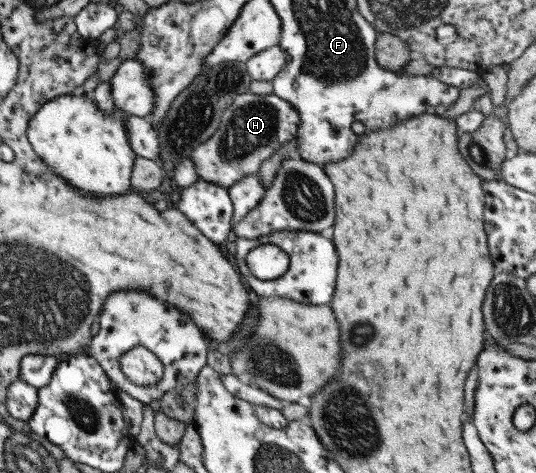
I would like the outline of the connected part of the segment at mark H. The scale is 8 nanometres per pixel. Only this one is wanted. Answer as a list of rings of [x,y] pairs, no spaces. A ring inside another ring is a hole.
[[[246,92],[236,95],[233,103],[223,111],[214,134],[192,152],[190,159],[196,167],[197,180],[228,188],[249,174],[256,174],[263,160],[295,138],[299,122],[296,109],[274,93],[255,95]]]

